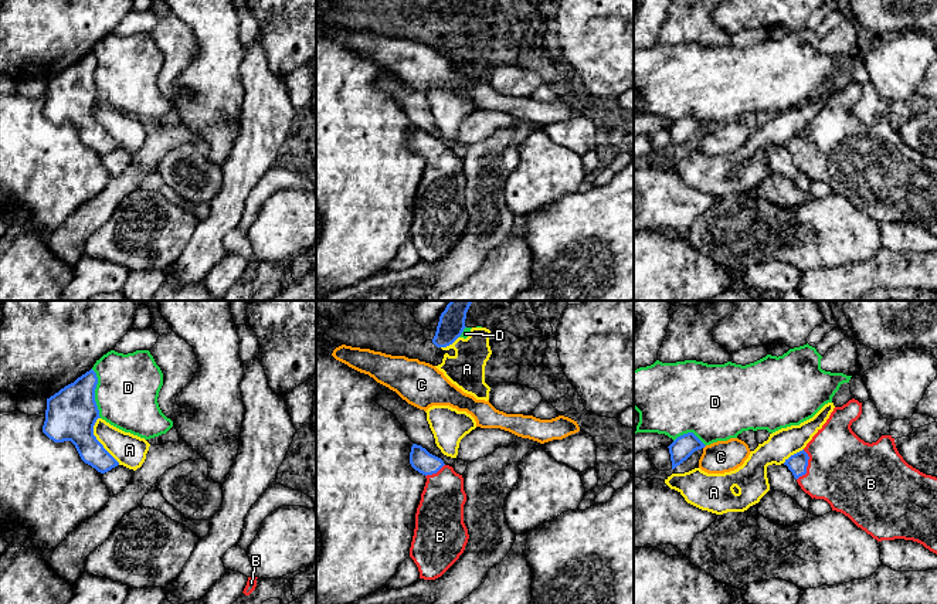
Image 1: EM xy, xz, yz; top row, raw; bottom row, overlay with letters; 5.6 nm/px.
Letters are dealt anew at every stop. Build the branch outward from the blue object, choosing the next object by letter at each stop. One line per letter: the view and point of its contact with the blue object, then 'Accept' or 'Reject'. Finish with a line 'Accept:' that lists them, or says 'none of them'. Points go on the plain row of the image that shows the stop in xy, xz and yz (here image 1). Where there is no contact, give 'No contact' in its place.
A: Touches blue at xy (98, 124). Reject
B: Touches blue at yz (807, 148). Accept
C: No contact. Reject
D: Touches blue at xy (94, 75). Reject
Accept: B

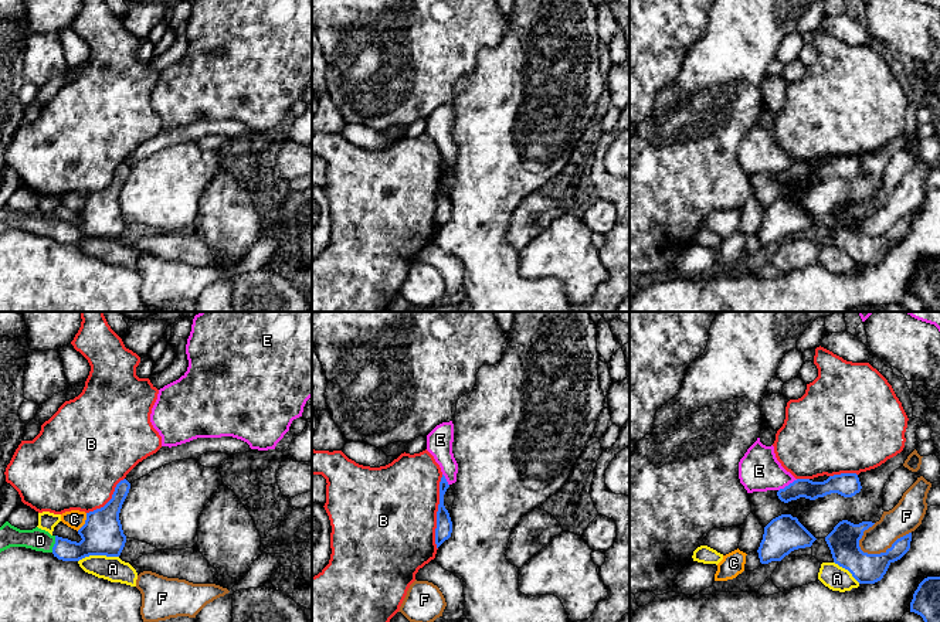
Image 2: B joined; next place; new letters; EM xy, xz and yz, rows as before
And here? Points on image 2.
A: Touches blue at xy (98, 237). Reject
B: Touches blue at xz (437, 194). Reject
C: Touches blue at xy (85, 204). Reject
D: Touches blue at xy (54, 227). Accept
E: Touches blue at yz (789, 167). Reject
F: Touches blue at yz (883, 235). Reject
Accept: D

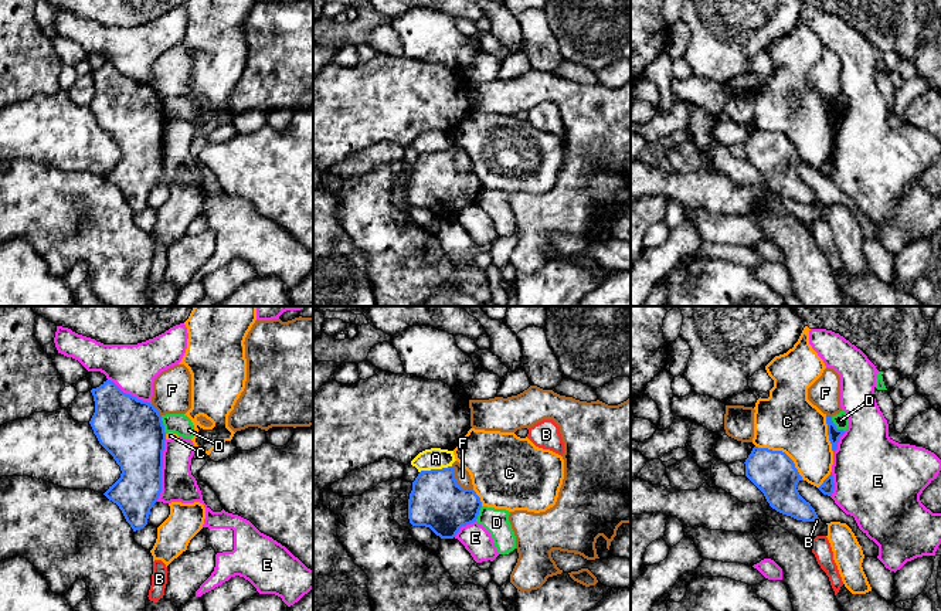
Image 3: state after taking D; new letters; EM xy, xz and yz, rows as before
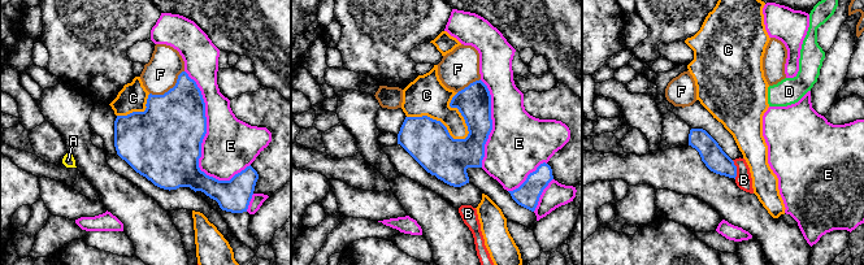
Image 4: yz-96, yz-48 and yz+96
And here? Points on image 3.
A: Touches blue at xz (435, 152). Reject
B: Touches blue at yz (814, 202). Reject
C: Touches blue at yz (784, 135). Reject
D: Touches blue at yz (835, 108). Reject
E: Touches blue at xy (160, 153). Reject
F: Touches blue at xz (457, 165). Reject
Accept: none of them

